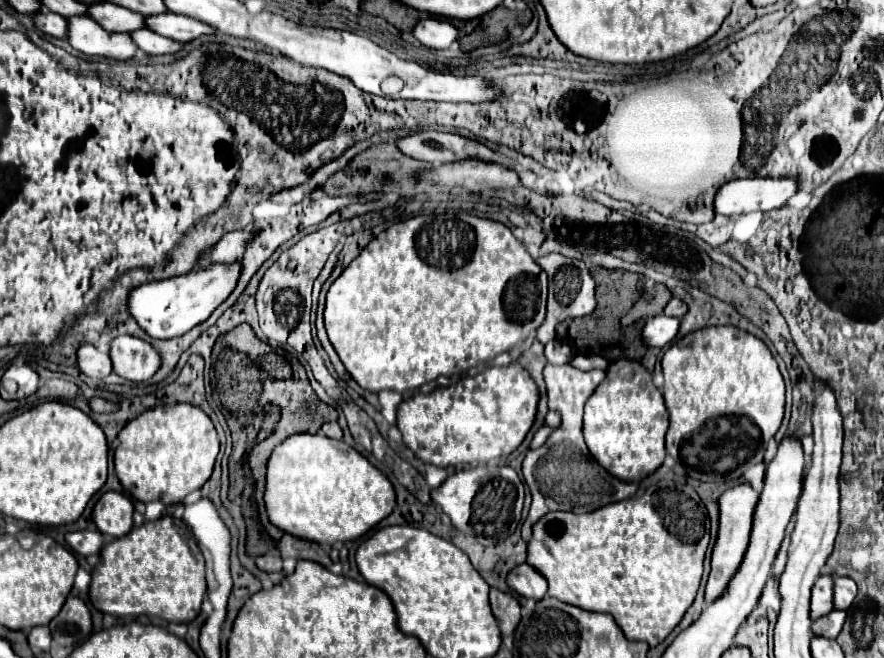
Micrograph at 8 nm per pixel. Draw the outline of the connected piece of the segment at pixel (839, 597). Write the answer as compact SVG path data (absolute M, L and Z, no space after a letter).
M837 576L835 578L835 596L833 604L839 610L847 610L857 596L857 584L849 576Z

